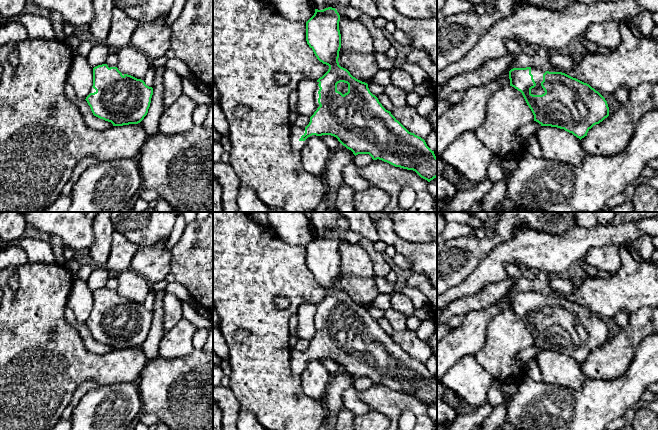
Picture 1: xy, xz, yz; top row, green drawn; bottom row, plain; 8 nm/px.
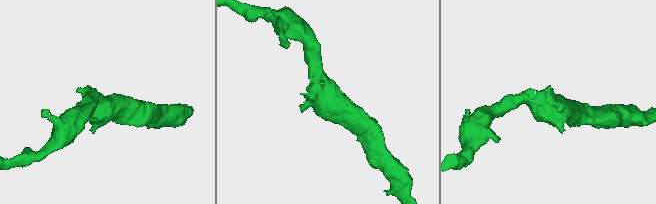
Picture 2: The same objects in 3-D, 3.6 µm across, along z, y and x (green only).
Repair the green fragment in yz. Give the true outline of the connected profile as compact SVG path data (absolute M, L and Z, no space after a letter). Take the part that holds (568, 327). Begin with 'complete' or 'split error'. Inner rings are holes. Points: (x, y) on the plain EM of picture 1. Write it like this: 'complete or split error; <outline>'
split error; M538 291L513 292L509 295L510 310L520 315L541 350L564 353L580 364L588 355L609 340L605 322L589 308L562 296L543 295Z

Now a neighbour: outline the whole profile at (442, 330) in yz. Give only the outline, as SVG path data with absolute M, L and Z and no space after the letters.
M446 324L438 325L437 326L437 344L440 340L448 333L450 333L453 329L448 327Z

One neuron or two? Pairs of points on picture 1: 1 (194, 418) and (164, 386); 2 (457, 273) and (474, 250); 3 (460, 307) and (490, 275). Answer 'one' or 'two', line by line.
1: one
2: one
3: two

